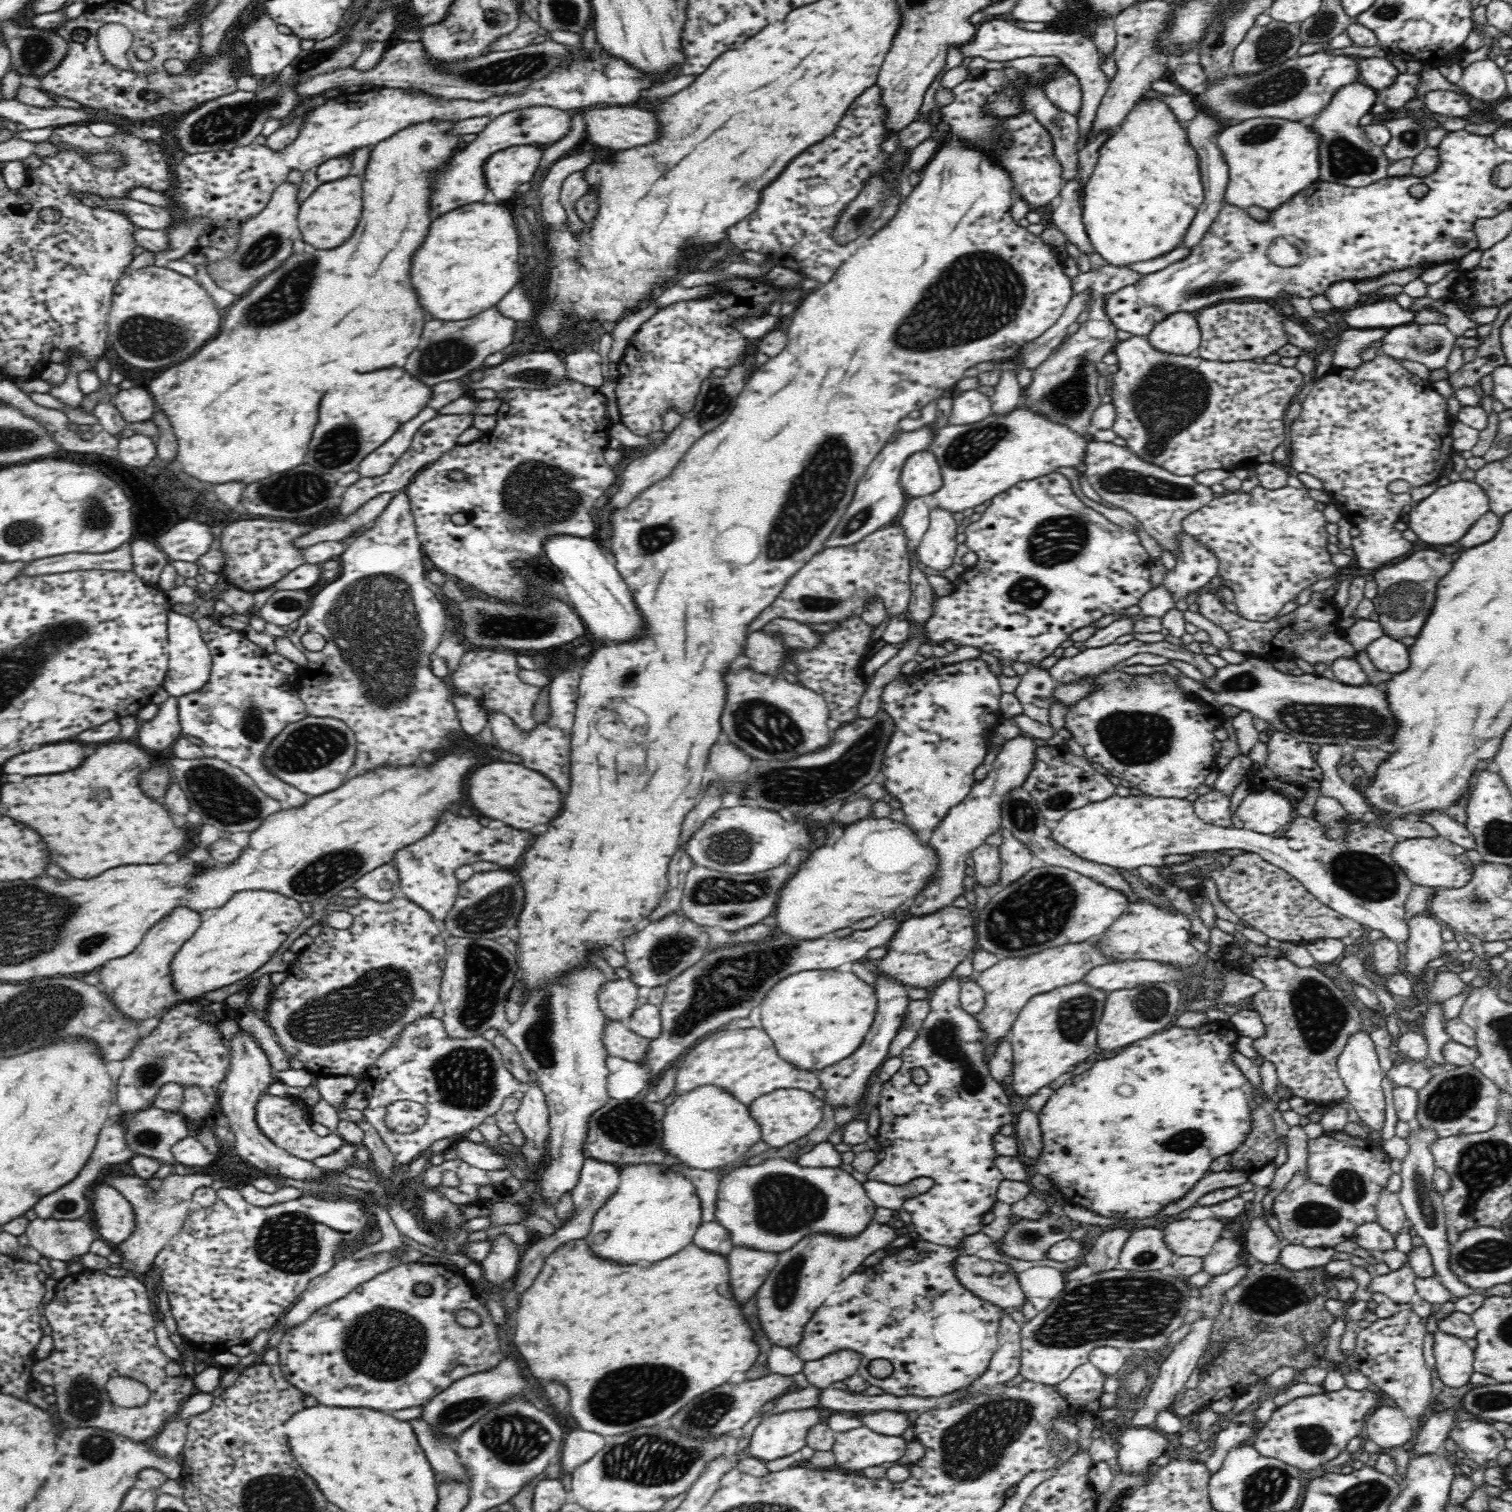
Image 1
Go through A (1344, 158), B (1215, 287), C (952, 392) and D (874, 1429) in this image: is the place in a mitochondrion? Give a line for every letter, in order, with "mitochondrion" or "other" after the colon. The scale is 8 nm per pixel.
A: mitochondrion
B: mitochondrion
C: other
D: other

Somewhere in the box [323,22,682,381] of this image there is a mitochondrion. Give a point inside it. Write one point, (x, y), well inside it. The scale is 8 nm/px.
(516, 69)

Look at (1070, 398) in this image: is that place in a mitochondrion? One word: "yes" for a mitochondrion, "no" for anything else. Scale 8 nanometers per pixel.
yes

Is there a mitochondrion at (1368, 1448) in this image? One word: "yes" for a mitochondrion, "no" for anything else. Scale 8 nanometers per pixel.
no

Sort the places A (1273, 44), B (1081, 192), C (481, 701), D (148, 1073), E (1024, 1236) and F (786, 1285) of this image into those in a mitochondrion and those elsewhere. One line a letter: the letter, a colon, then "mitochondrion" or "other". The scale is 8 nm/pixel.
A: mitochondrion
B: other
C: other
D: mitochondrion
E: mitochondrion
F: mitochondrion

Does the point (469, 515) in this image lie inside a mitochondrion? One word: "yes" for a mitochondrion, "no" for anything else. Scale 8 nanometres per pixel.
no

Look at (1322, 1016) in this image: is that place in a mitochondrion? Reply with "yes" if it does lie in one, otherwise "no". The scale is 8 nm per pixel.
yes

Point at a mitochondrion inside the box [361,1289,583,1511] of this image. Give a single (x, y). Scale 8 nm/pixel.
(500, 1435)

